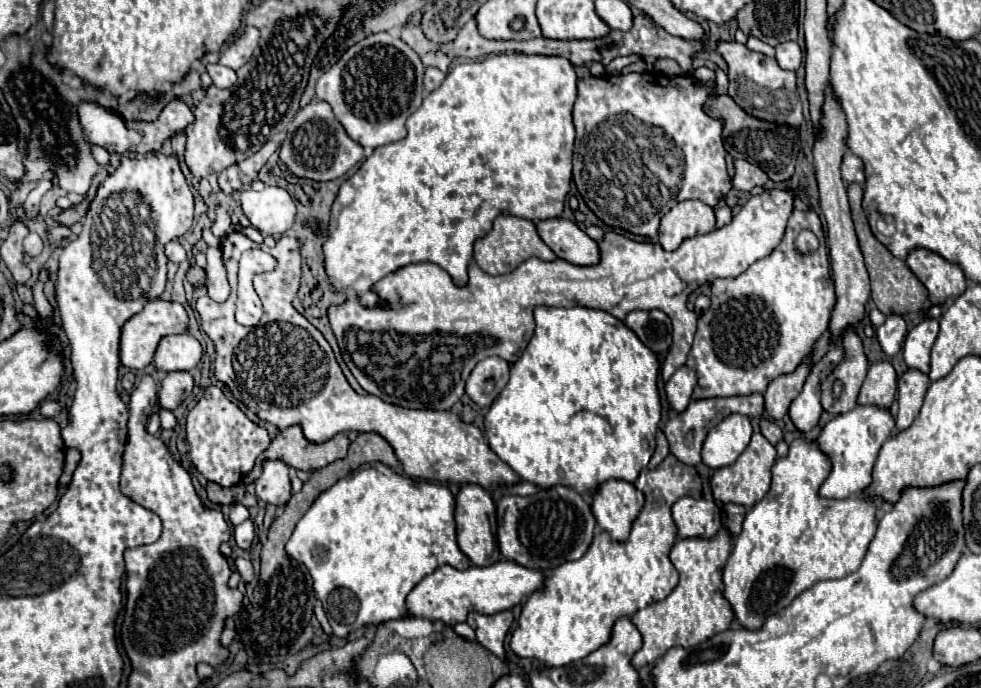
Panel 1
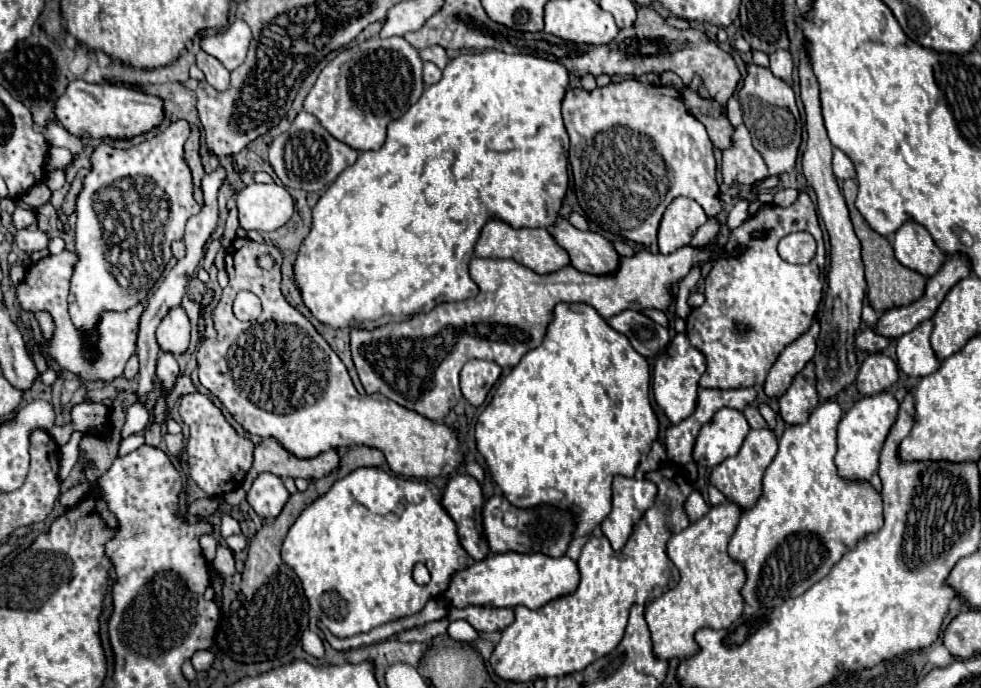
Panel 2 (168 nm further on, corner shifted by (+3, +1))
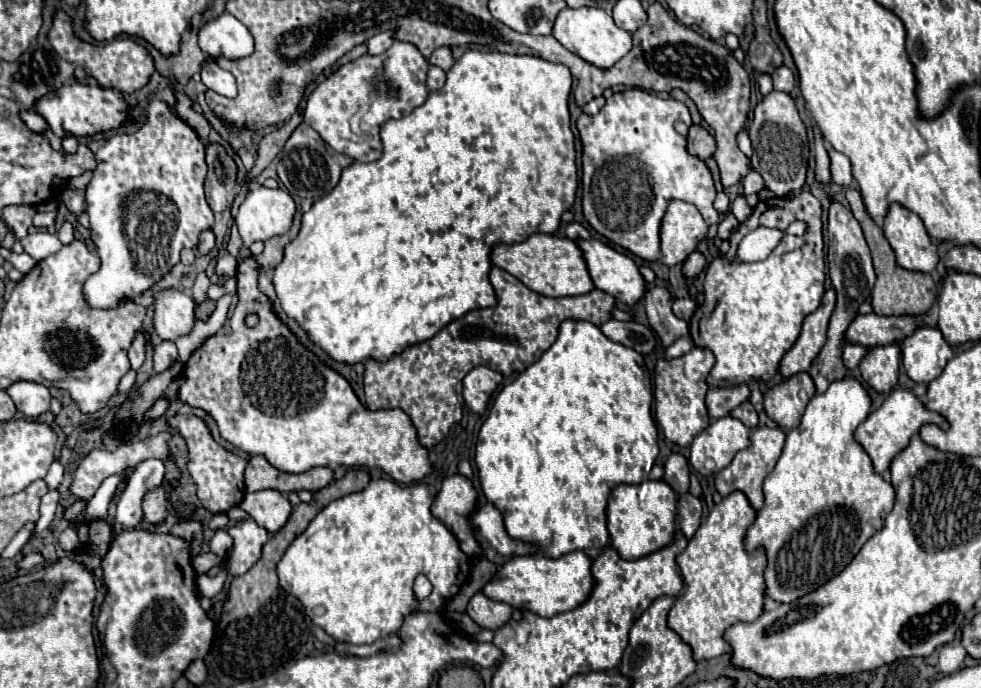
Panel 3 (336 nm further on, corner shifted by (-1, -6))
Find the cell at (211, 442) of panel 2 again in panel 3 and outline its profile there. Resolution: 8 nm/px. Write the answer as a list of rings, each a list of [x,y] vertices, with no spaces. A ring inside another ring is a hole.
[[[175,415],[171,417],[169,421],[169,427],[173,427],[187,443],[187,449],[189,449],[189,463],[187,463],[187,469],[191,473],[191,479],[197,483],[197,497],[201,501],[201,505],[213,513],[213,515],[219,515],[219,513],[227,513],[229,509],[237,507],[245,495],[245,483],[243,483],[243,471],[245,471],[245,465],[247,461],[241,459],[239,455],[219,447],[207,425],[195,417],[195,415]]]

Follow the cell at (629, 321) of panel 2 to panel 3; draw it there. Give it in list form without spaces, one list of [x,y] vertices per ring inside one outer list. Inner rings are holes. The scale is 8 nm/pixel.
[[[607,321],[601,325],[601,331],[615,343],[623,343],[625,347],[631,347],[635,351],[639,351],[641,355],[647,355],[653,351],[657,337],[655,333],[639,323],[633,321]]]

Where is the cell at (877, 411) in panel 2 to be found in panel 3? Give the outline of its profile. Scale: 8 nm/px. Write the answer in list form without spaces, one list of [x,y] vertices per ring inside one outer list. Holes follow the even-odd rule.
[[[895,389],[895,391],[889,393],[889,397],[885,399],[885,403],[877,411],[873,411],[867,421],[863,421],[859,425],[859,429],[855,433],[855,439],[869,453],[875,471],[883,473],[891,465],[893,457],[899,455],[899,451],[903,451],[909,445],[911,437],[915,433],[919,433],[923,425],[937,425],[943,431],[949,429],[949,423],[945,421],[945,417],[939,415],[939,413],[935,413],[935,411],[931,411],[931,409],[927,409],[923,405],[923,401],[915,393],[911,393],[907,389]]]

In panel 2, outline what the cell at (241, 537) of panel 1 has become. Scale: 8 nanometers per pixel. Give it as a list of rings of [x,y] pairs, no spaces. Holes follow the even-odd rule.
[[[241,532],[241,534],[233,534],[225,540],[229,544],[229,548],[237,554],[237,552],[243,552],[247,548],[247,536]]]

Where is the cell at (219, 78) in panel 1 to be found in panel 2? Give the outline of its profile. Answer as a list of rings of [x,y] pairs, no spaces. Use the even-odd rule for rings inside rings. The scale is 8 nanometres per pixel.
[[[205,52],[197,54],[197,66],[203,70],[207,82],[215,88],[215,90],[225,90],[229,86],[229,70],[225,70],[215,58],[211,58]]]

